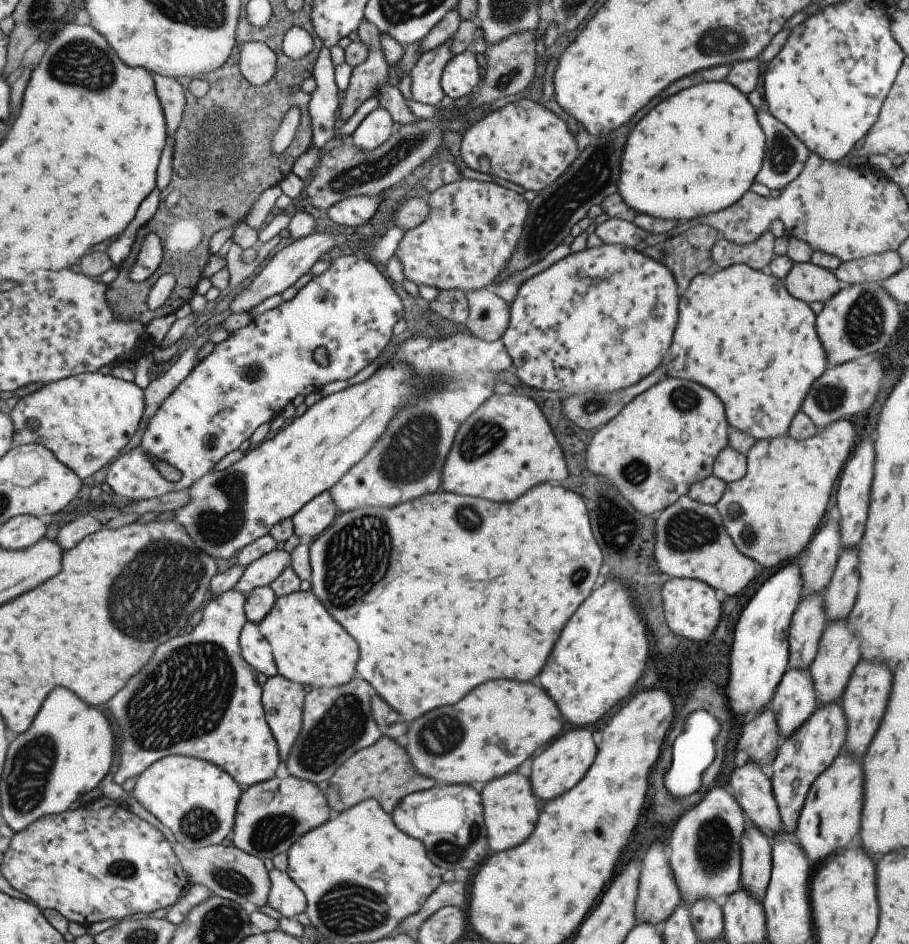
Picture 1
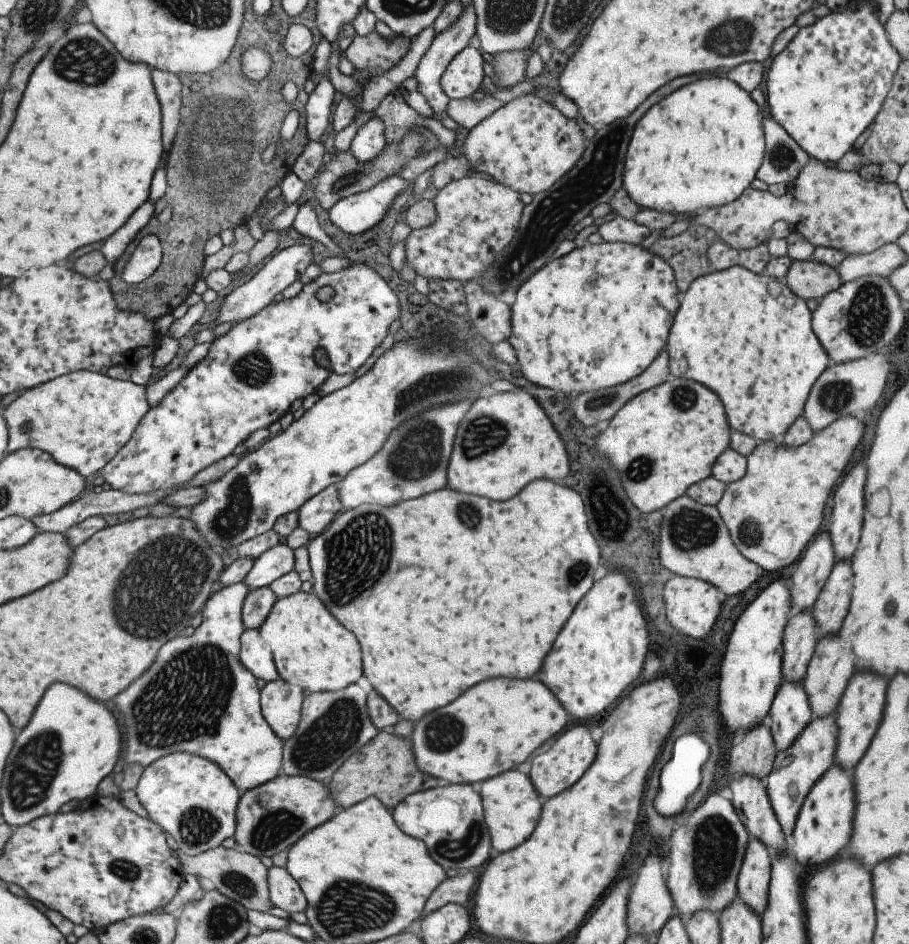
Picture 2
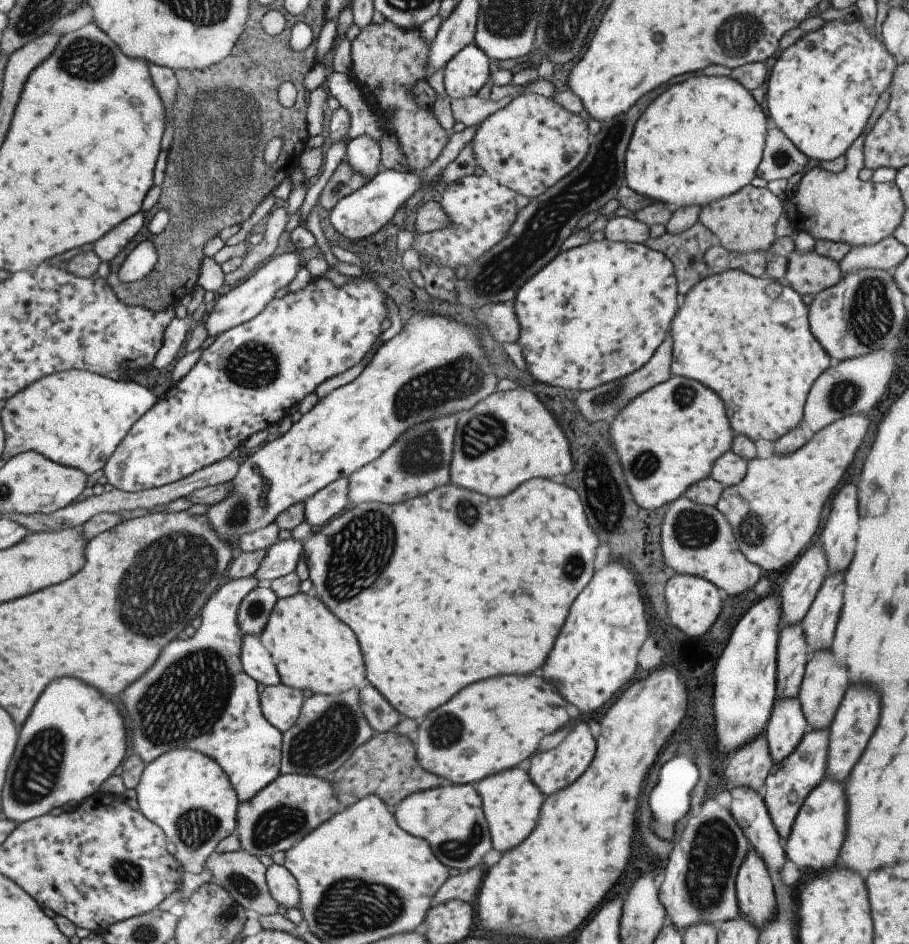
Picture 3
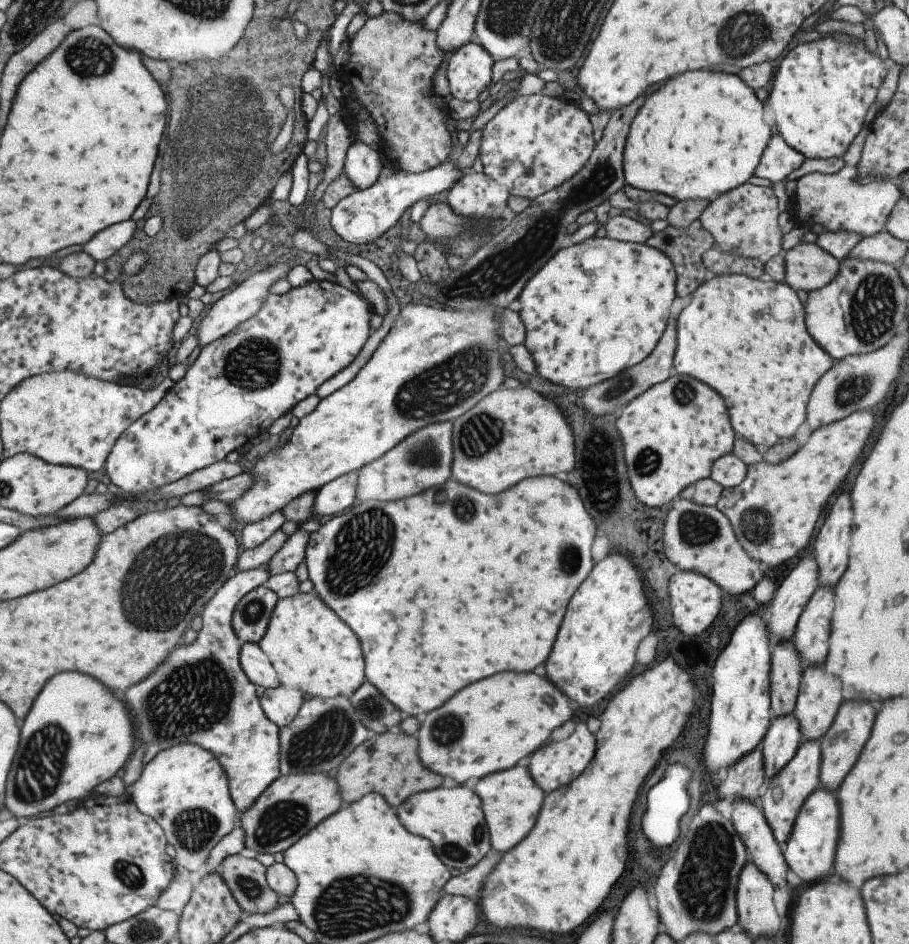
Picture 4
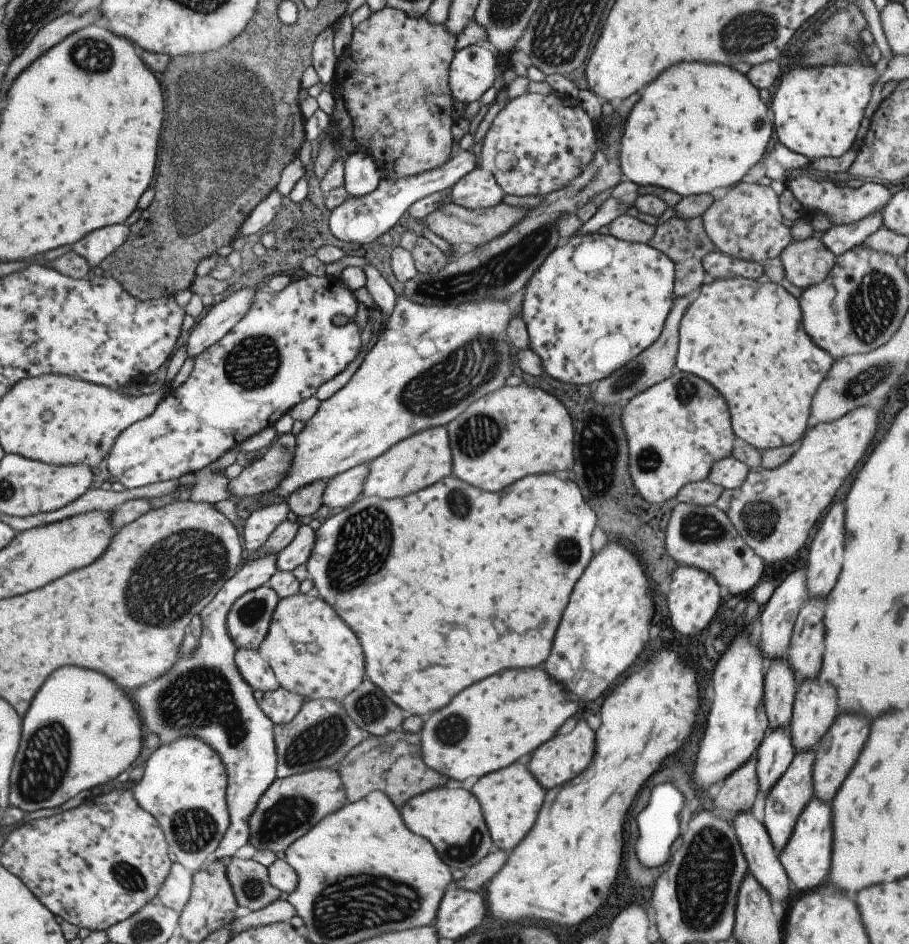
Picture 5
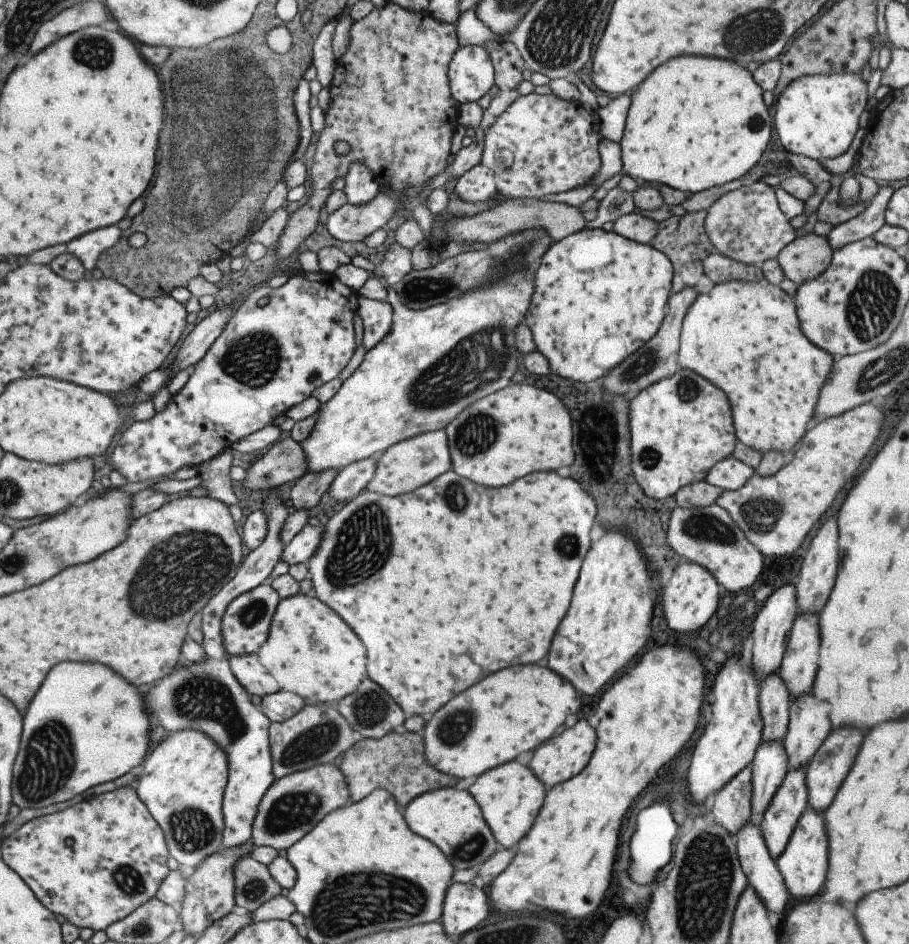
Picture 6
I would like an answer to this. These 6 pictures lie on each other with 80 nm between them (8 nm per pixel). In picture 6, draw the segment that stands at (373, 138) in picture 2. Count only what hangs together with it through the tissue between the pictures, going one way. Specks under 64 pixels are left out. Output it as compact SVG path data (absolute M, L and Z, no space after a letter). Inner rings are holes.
M353 163L343 177L344 188L342 193L350 205L364 205L373 200L379 192L379 184L363 163Z

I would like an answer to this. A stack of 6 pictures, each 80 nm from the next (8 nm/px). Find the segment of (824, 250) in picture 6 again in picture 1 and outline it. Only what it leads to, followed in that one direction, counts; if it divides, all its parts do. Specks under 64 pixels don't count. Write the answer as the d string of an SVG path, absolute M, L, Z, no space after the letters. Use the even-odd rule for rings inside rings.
M793 263L783 279L787 292L796 299L811 302L825 302L841 287L832 271L807 263Z

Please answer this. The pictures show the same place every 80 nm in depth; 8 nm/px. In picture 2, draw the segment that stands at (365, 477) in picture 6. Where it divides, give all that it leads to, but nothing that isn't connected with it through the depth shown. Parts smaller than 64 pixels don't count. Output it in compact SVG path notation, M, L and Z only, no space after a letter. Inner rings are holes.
M337 485L326 486L298 508L297 527L318 535L342 510Z

